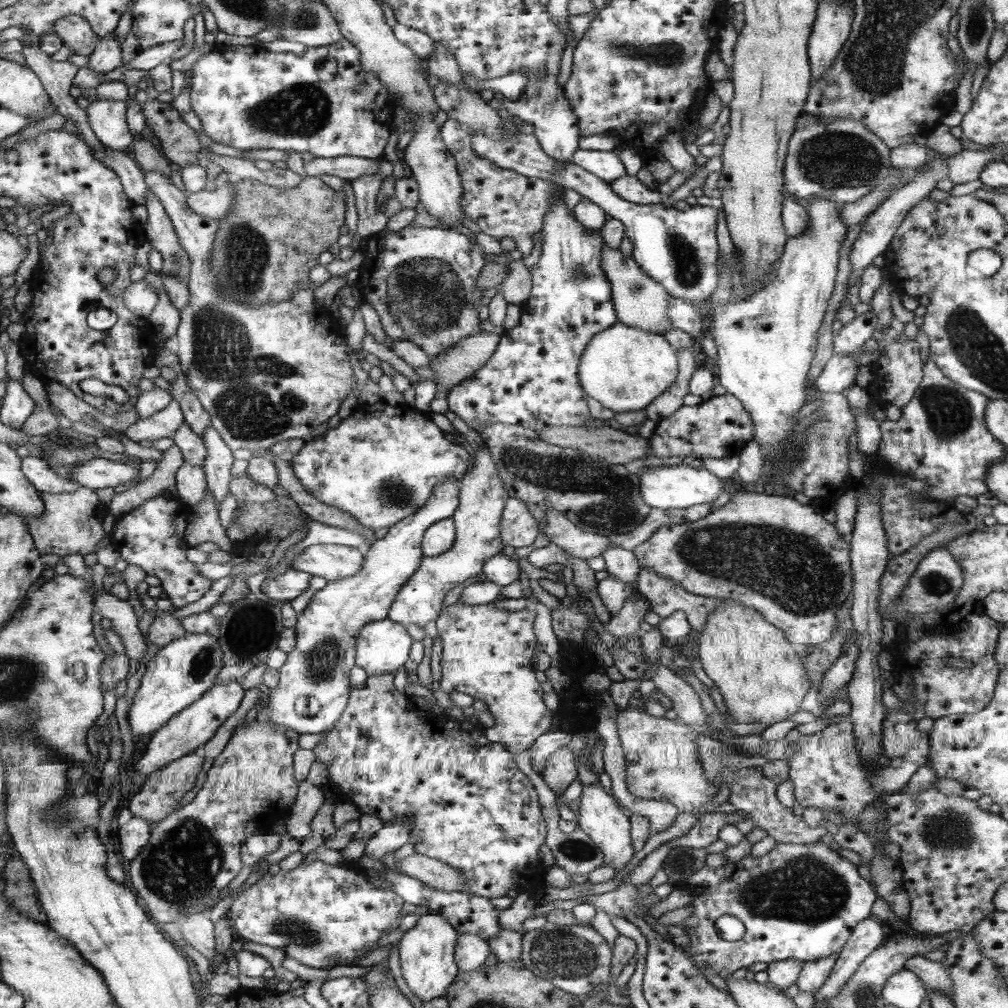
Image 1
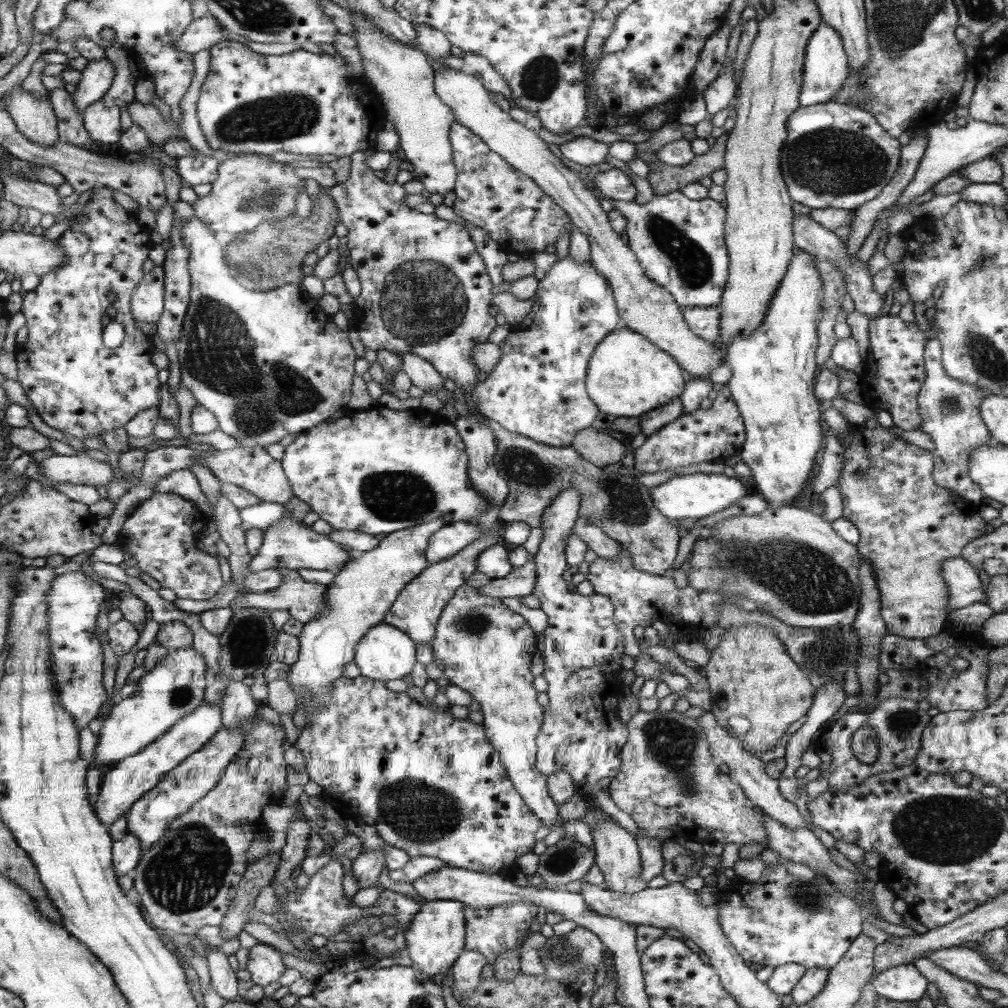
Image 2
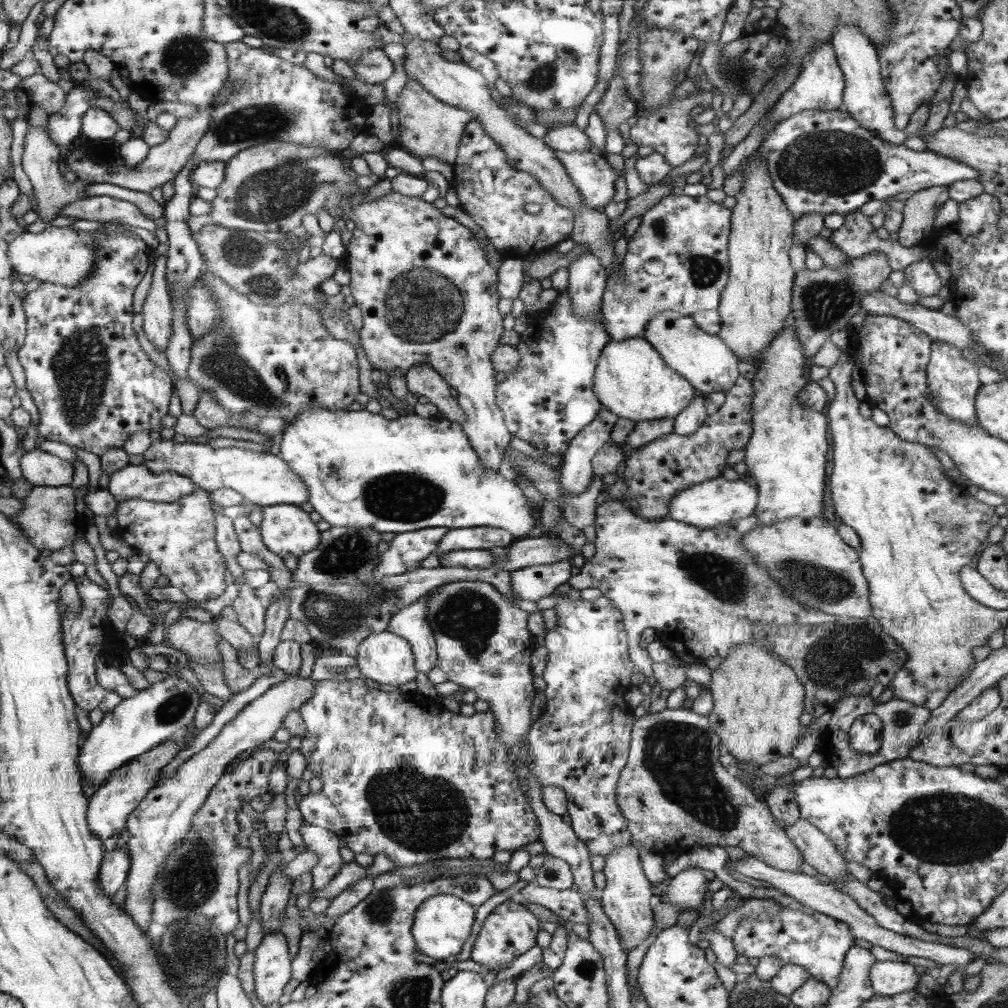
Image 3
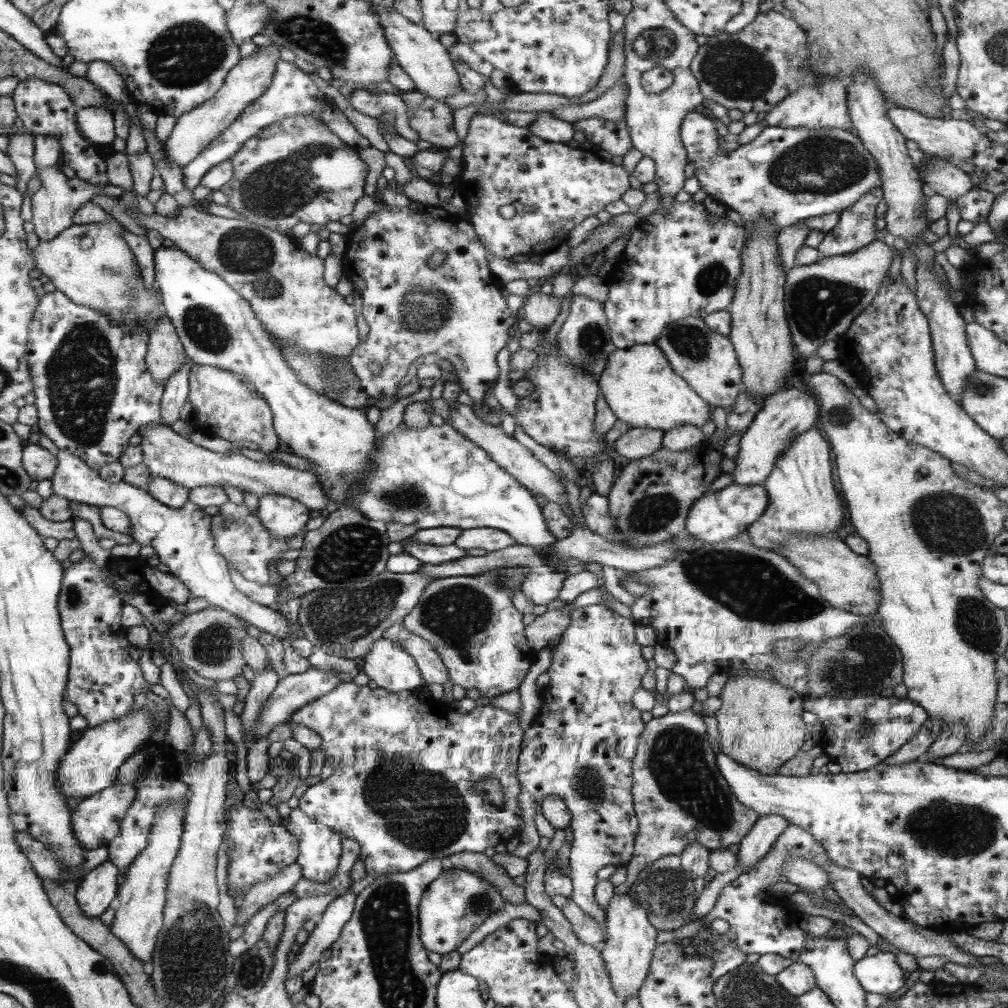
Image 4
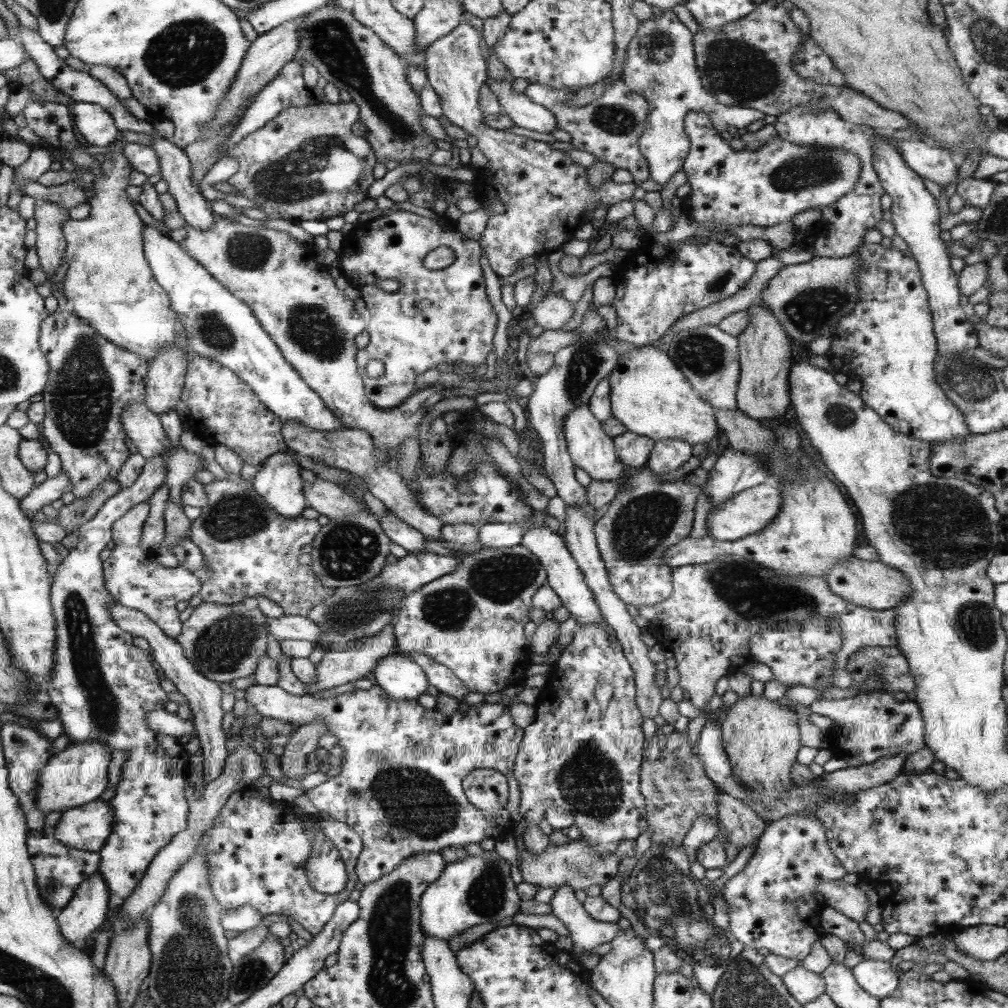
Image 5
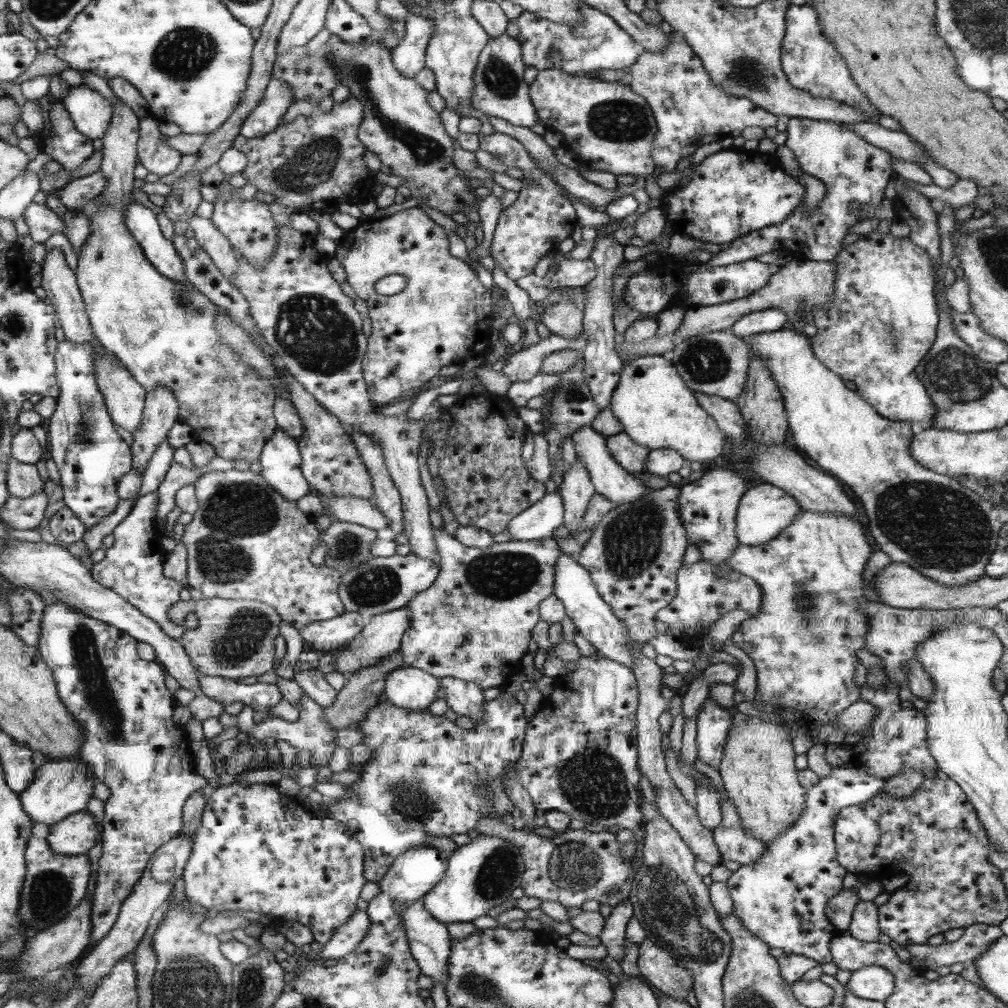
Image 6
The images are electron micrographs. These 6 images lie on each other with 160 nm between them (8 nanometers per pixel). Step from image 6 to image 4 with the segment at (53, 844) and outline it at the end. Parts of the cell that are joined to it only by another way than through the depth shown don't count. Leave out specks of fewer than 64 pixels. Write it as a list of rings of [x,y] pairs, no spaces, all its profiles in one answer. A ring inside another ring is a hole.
[[[114,784],[104,791],[97,792],[89,797],[83,797],[82,801],[72,810],[72,825],[77,840],[88,850],[105,847],[120,834],[122,819],[125,818],[133,800],[137,796],[137,785]]]

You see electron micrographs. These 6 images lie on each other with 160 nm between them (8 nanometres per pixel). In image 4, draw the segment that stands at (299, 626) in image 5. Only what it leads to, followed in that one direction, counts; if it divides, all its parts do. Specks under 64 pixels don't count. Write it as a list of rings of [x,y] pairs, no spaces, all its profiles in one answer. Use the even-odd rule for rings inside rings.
[[[59,450],[56,474],[48,483],[52,483],[53,495],[64,497],[68,501],[77,501],[86,505],[110,506],[129,513],[131,536],[141,546],[152,546],[160,563],[177,576],[191,592],[192,598],[205,598],[212,607],[220,607],[233,612],[248,624],[256,626],[273,637],[283,639],[291,632],[291,622],[276,609],[268,608],[234,587],[230,581],[230,573],[226,558],[217,552],[216,539],[212,535],[212,516],[204,513],[200,505],[188,500],[182,508],[170,508],[157,500],[152,494],[128,484],[120,482],[110,484],[100,478],[96,469],[89,468],[81,459],[69,451]]]

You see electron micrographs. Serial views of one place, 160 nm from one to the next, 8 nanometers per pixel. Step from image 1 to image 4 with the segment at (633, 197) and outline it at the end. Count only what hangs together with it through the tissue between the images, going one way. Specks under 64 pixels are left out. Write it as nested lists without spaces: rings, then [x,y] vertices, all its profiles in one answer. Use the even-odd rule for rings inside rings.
[[[471,114],[457,189],[465,198],[469,223],[476,229],[482,244],[489,248],[490,254],[509,259],[517,254],[541,256],[552,252],[567,242],[572,228],[588,216],[597,216],[607,204],[616,203],[632,191],[628,171],[622,165],[601,159],[597,150],[547,141],[530,132],[528,127],[506,124],[493,114]],[[504,204],[512,204],[516,209],[516,215],[510,220],[499,214],[498,208]],[[526,206],[535,206],[538,210],[530,214],[526,212]]]

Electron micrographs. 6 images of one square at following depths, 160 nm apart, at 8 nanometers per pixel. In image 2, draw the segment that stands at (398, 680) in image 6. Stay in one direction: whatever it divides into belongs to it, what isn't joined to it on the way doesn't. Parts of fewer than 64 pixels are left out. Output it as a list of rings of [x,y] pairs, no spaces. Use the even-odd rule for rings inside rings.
[[[384,622],[378,623],[366,632],[364,638],[356,646],[356,658],[352,660],[360,669],[362,676],[374,680],[396,680],[410,674],[416,664],[416,644],[408,633],[400,628]]]

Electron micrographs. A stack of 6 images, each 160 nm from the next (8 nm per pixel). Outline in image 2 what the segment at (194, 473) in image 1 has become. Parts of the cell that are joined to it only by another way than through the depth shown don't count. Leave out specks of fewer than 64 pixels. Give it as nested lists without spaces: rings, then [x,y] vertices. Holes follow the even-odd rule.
[[[190,469],[169,472],[167,476],[160,478],[160,480],[154,484],[154,492],[158,494],[171,493],[182,496],[185,500],[193,501],[203,509],[207,518],[212,516],[212,508],[208,503],[208,499],[206,499],[206,495],[202,493],[199,481]]]

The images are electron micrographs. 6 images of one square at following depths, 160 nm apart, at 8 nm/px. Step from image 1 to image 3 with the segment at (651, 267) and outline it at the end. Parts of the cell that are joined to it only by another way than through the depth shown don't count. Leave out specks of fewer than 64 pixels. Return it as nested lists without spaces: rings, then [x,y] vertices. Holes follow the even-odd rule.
[[[670,193],[663,196],[642,216],[642,222],[628,240],[627,251],[623,260],[623,274],[625,281],[618,288],[611,283],[603,294],[601,316],[606,320],[606,329],[614,340],[643,337],[648,321],[657,314],[672,310],[683,318],[691,318],[695,312],[702,310],[717,310],[721,299],[721,292],[725,289],[729,279],[730,263],[728,258],[729,234],[731,233],[731,210],[710,201],[706,195],[690,197]],[[658,260],[664,264],[662,273],[649,274],[644,269],[646,262]]]

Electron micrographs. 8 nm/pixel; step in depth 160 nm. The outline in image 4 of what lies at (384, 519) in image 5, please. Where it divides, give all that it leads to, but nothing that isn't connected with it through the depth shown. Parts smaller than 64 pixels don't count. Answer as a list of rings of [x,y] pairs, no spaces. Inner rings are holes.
[[[404,539],[401,543],[404,544],[404,551],[422,564],[446,564],[468,556],[464,549],[458,548],[455,544],[432,546],[432,544],[409,541],[408,539]]]

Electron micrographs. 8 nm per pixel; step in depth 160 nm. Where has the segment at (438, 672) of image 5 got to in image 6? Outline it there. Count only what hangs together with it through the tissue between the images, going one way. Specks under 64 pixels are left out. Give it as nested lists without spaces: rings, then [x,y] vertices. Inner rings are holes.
[[[448,676],[439,679],[445,691],[447,705],[456,714],[469,716],[473,723],[479,722],[487,702],[484,700],[485,689],[479,684]]]

